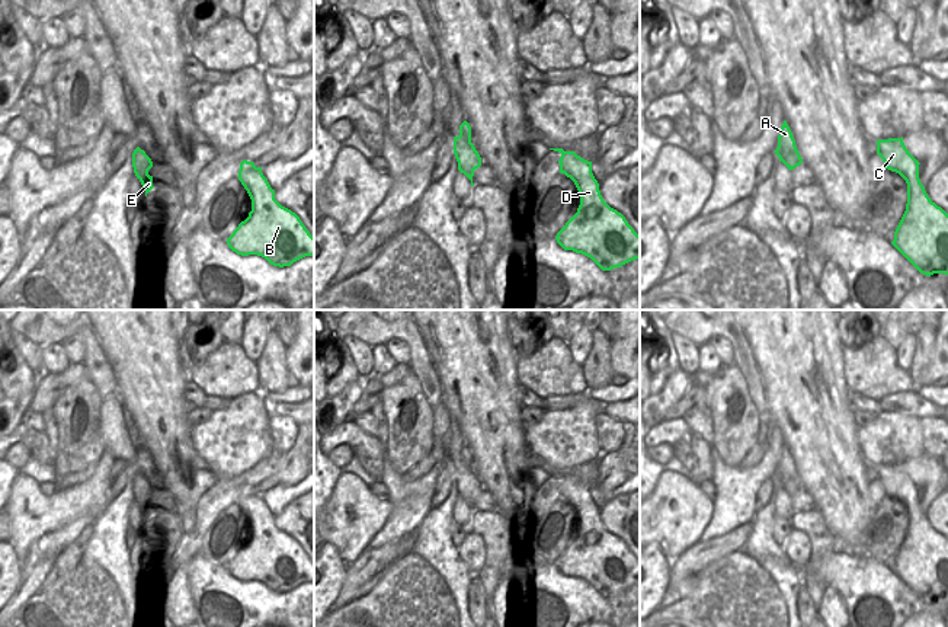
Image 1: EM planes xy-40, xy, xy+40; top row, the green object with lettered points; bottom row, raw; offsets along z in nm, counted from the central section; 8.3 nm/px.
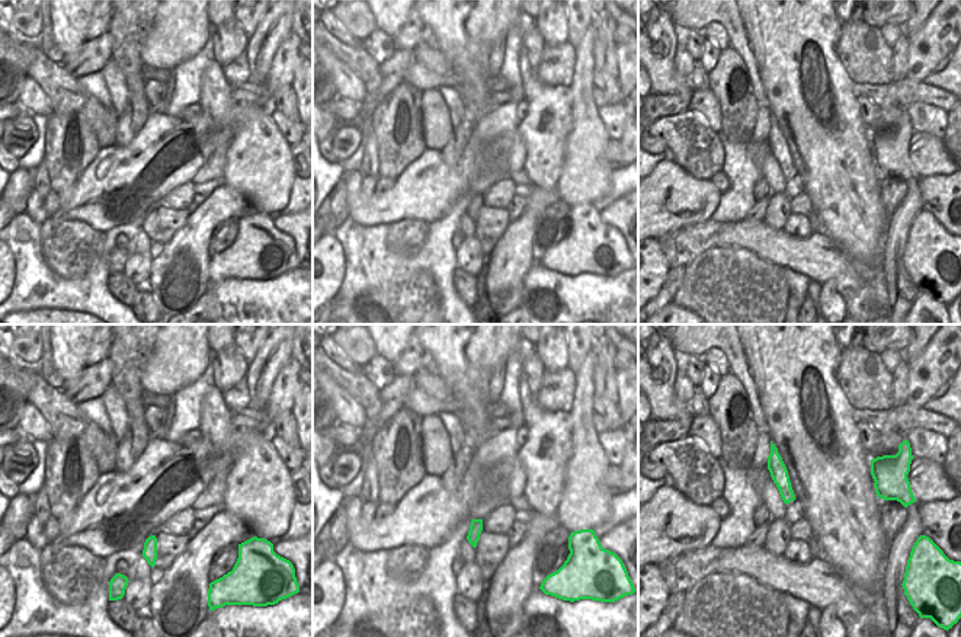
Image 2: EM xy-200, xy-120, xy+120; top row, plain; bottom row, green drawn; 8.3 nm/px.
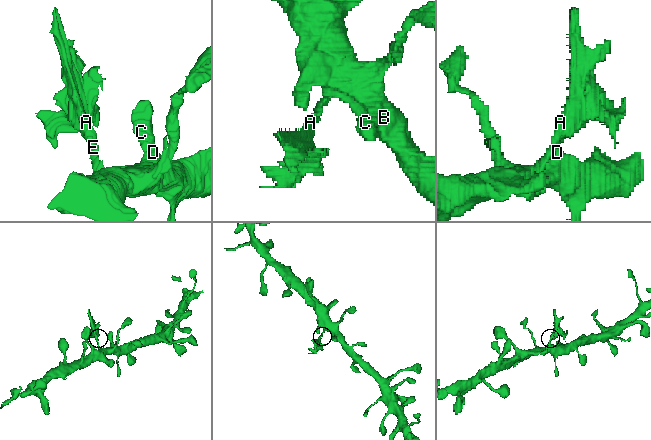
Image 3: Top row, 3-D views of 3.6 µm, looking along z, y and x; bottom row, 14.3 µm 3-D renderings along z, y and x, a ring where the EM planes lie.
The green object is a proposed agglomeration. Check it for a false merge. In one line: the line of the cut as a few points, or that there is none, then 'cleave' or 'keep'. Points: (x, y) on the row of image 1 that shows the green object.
xy (471, 143), (461, 143), (460, 152), (455, 156) | cleave

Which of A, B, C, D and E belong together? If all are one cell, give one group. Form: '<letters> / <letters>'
A / B C D E

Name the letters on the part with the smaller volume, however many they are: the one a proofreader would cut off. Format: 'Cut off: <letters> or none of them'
Cut off: A

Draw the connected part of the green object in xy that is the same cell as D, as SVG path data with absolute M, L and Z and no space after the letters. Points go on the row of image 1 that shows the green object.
M550 150L561 154L560 173L570 177L580 193L577 212L557 233L557 243L564 250L590 257L602 271L640 259L640 236L621 212L603 201L592 161L574 151Z

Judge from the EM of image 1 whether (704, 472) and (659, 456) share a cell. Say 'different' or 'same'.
different

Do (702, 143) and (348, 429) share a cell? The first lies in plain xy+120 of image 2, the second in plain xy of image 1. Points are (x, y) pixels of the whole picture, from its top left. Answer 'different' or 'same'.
same

